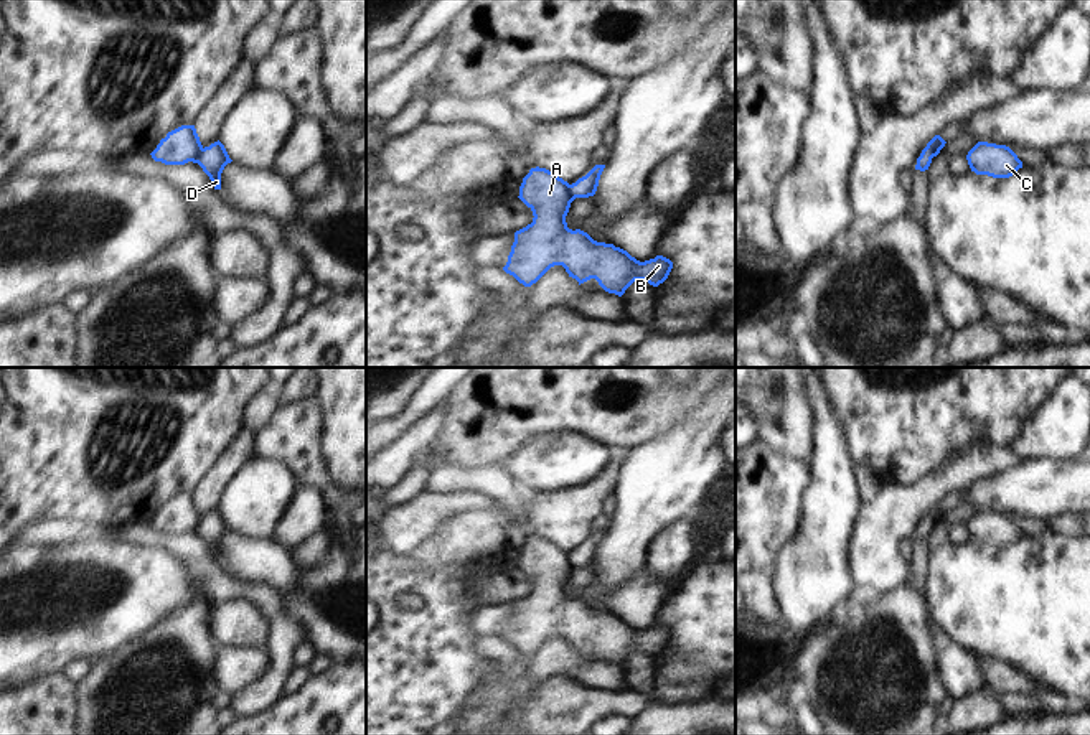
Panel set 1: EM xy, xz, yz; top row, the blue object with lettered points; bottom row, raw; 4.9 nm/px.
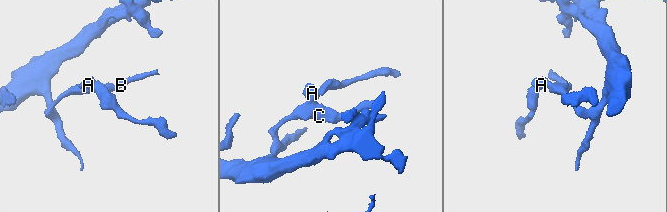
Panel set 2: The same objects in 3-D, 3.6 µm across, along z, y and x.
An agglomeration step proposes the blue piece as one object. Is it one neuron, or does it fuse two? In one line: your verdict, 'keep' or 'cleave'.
cleave

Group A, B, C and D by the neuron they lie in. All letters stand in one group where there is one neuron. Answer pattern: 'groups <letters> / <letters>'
groups A B C / D

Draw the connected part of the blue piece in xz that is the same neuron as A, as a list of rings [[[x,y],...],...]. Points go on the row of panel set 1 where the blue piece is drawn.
[[[546,168],[529,170],[518,198],[534,218],[514,232],[503,270],[524,287],[536,283],[551,267],[562,265],[579,285],[595,279],[605,292],[622,297],[635,280],[658,287],[673,269],[663,255],[640,262],[613,244],[569,229],[566,216],[576,196],[567,181]]]

